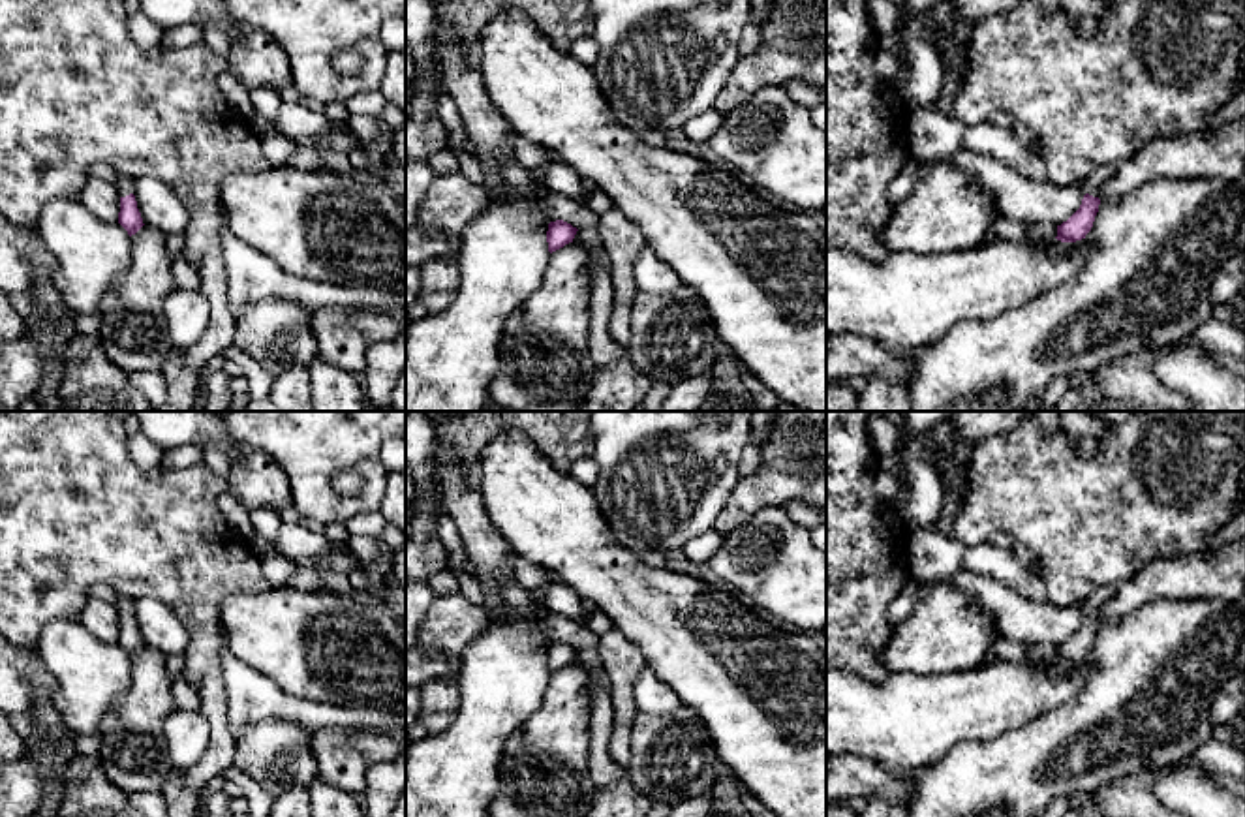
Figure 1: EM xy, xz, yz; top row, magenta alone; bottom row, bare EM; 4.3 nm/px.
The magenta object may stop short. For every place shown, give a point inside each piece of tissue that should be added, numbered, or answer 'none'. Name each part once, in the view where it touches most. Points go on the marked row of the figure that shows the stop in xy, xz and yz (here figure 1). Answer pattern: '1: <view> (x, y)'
1: xy (124, 184)

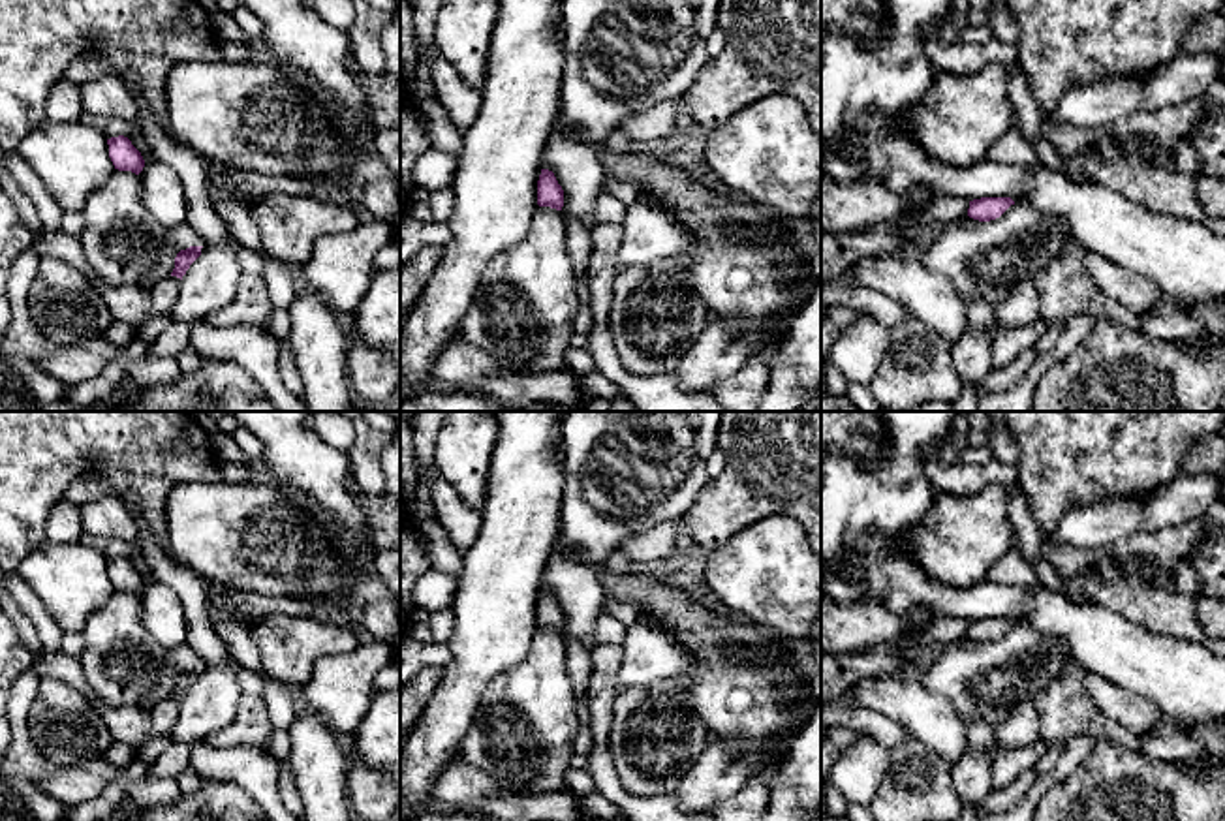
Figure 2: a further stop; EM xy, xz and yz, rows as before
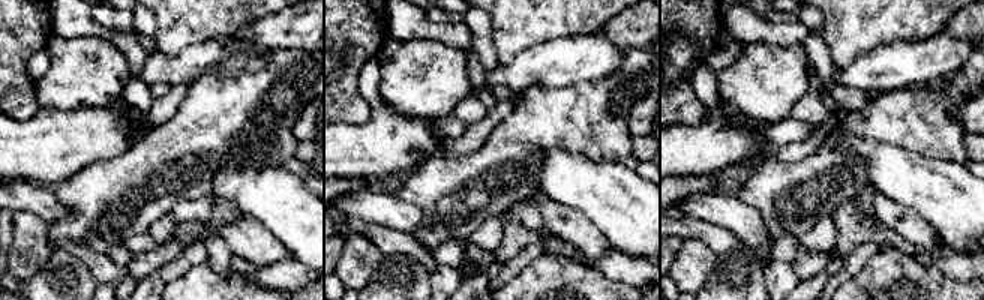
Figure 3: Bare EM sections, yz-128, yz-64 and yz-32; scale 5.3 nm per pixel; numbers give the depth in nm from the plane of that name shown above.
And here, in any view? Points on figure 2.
none

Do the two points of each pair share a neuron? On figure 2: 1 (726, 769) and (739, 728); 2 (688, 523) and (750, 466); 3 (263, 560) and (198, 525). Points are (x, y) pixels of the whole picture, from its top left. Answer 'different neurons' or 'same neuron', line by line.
1: different neurons
2: same neuron
3: same neuron

